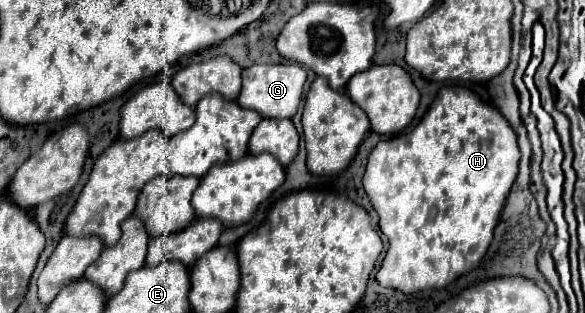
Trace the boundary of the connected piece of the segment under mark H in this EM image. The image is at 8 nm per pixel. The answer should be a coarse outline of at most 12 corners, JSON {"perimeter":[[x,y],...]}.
{"perimeter":[[466,87],[380,141],[376,273],[442,289],[484,257],[518,139]]}

